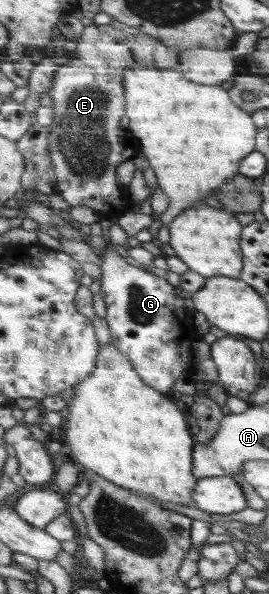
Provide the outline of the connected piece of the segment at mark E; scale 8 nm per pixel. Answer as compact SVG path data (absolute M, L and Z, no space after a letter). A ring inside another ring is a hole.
M115 20L107 25L97 25L94 23L86 28L82 39L79 41L78 49L76 53L73 53L68 65L60 66L60 70L56 75L53 91L50 93L54 102L54 109L57 114L52 132L49 135L49 143L51 144L51 155L52 158L54 158L56 173L58 174L60 180L58 190L62 192L62 195L73 207L90 207L100 213L106 223L118 221L130 212L129 200L122 196L122 185L120 184L120 181L118 181L118 169L120 169L120 165L122 165L122 163L126 163L126 161L130 161L130 159L133 161L141 161L143 148L142 145L140 145L141 142L138 137L132 133L132 130L122 126L122 119L124 119L124 116L127 116L127 98L124 75L125 72L134 65L152 65L153 67L159 67L159 69L179 68L181 65L181 51L182 50L180 48L168 45L164 40L144 32L142 28L135 28L134 26L130 26L118 20Z

